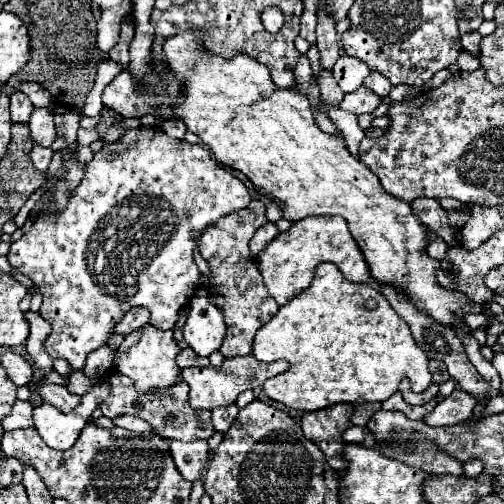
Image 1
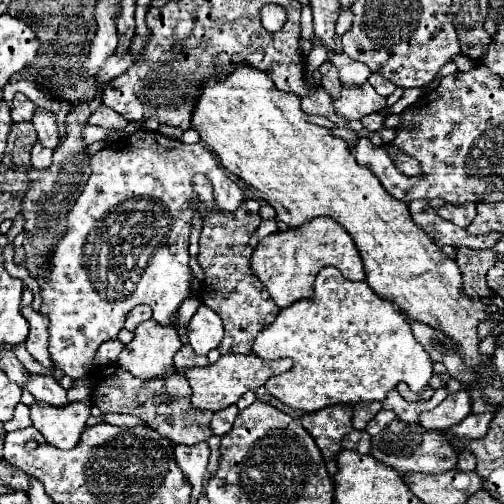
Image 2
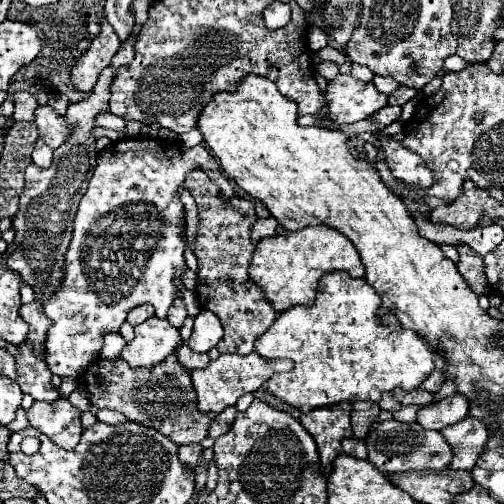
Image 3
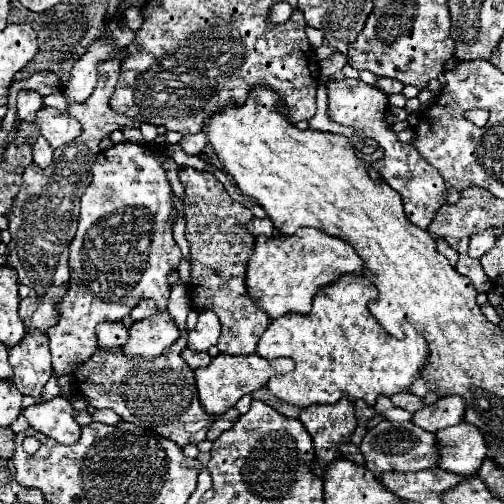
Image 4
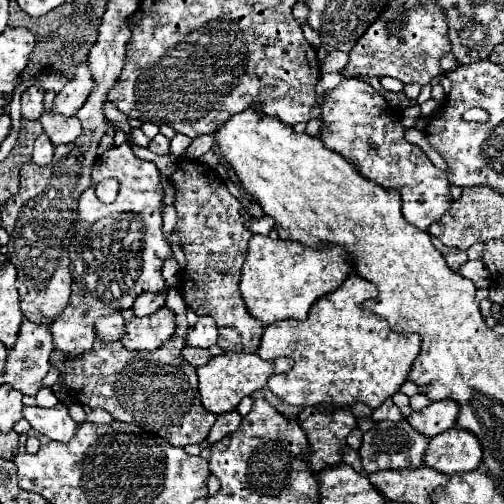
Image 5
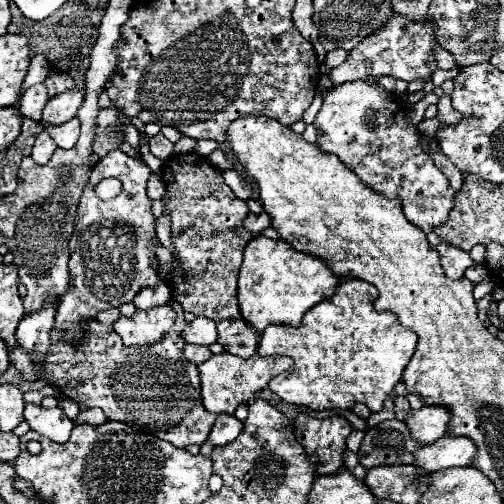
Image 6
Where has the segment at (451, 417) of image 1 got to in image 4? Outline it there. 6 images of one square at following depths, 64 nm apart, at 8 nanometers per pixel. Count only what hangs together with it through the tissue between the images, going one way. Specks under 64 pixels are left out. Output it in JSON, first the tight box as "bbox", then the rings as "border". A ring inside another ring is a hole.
{"bbox":[412,396,464,432],"border":[[[444,396],[412,416],[412,422],[428,432],[438,432],[440,428],[460,424],[460,420],[464,420],[464,400],[460,400],[460,396]]]}

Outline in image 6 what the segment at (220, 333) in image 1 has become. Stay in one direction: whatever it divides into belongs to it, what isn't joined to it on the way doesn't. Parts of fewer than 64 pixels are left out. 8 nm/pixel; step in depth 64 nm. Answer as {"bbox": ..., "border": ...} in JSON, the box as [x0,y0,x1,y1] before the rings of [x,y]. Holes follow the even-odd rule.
{"bbox":[182,316,216,346],"border":[[[198,316],[194,322],[190,322],[190,324],[184,328],[182,338],[184,338],[188,344],[210,346],[210,344],[216,342],[216,322]]]}

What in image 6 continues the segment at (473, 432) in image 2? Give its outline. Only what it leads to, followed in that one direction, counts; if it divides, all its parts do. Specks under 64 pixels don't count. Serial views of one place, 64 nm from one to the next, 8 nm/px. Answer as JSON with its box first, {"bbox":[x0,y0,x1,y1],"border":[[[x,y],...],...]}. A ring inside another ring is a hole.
{"bbox":[416,434,476,474],"border":[[[446,434],[440,440],[426,444],[422,450],[416,452],[416,466],[424,474],[434,474],[446,468],[456,466],[472,466],[476,456],[476,444],[466,436],[452,436]]]}

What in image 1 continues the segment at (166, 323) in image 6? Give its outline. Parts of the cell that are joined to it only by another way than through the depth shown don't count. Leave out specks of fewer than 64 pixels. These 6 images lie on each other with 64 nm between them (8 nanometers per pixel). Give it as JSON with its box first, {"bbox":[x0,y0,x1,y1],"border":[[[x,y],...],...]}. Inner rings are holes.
{"bbox":[116,324,182,392],"border":[[[146,324],[142,328],[142,338],[138,344],[134,344],[130,350],[122,352],[118,358],[116,358],[116,370],[120,374],[126,374],[128,378],[132,378],[134,382],[134,388],[138,392],[164,392],[168,390],[170,386],[178,384],[182,378],[180,378],[180,368],[176,364],[176,356],[180,354],[180,348],[178,344],[172,340],[172,330],[158,330],[158,328],[152,328],[150,324]]]}

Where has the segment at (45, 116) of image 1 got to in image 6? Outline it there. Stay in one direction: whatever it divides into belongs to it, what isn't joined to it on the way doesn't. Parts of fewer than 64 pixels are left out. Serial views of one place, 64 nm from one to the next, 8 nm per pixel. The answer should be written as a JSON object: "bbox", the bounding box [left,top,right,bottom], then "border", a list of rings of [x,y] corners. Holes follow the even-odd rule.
{"bbox":[46,118,80,148],"border":[[[72,118],[64,124],[46,124],[46,132],[52,136],[58,148],[72,148],[80,134],[80,120]]]}

